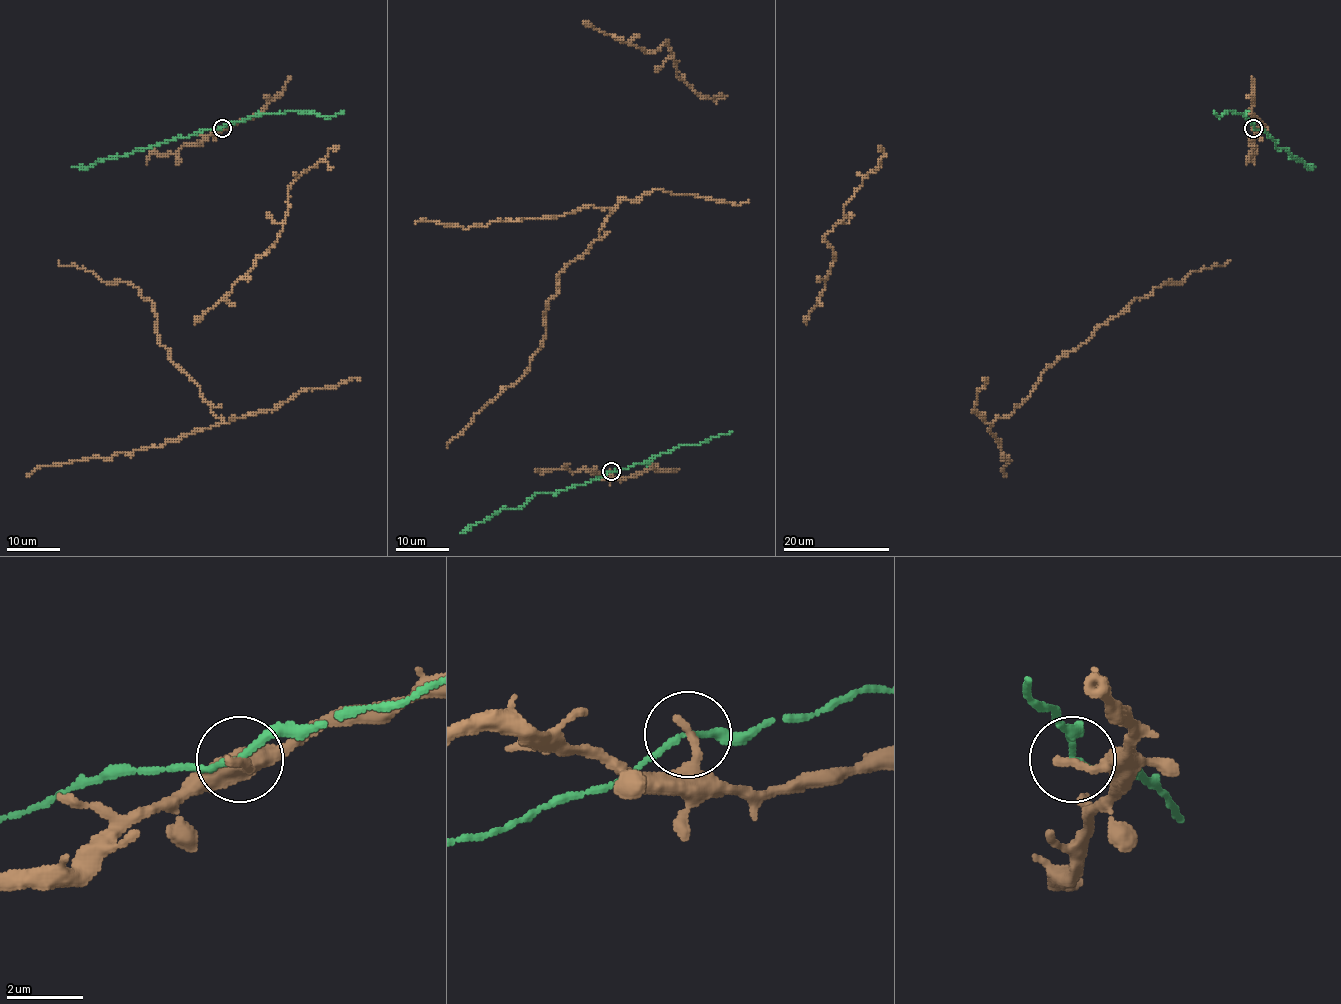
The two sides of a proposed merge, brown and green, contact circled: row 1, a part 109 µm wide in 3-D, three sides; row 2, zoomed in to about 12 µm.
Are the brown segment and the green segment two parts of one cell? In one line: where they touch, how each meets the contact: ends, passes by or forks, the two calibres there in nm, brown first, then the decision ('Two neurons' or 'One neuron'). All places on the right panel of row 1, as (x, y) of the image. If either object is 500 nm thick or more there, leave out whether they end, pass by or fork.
Place: (1253, 128). At the ring brown ends. At the ring green passes by. Thickness 280 nm (brown) against 150 nm. One neuron

